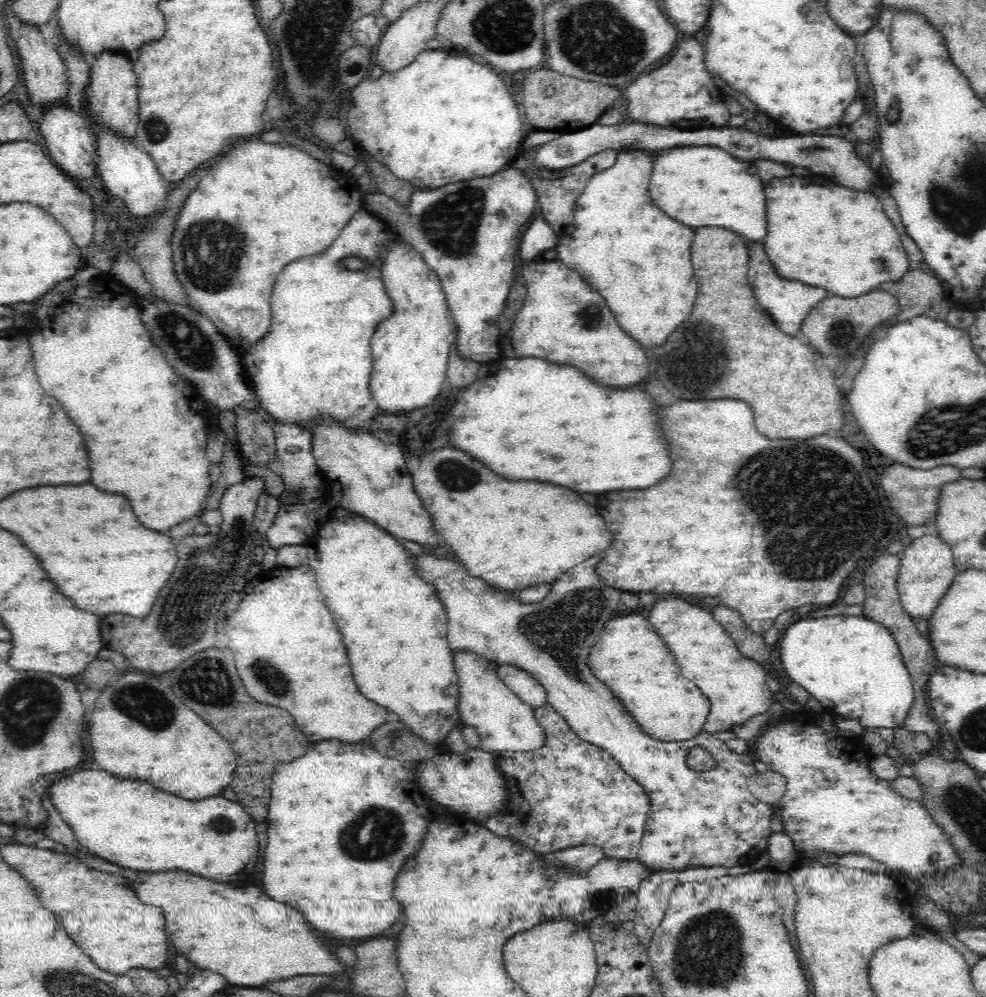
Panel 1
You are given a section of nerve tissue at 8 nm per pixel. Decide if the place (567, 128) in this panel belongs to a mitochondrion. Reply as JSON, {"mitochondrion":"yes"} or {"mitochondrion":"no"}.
{"mitochondrion":"no"}

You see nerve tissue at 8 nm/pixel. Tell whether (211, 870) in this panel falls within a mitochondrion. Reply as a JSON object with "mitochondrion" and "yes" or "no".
{"mitochondrion":"no"}

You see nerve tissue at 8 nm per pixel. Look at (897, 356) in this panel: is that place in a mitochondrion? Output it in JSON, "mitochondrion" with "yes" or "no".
{"mitochondrion":"no"}

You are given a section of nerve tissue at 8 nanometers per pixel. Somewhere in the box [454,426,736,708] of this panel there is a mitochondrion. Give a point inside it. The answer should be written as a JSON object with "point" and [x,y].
{"point":[560,630]}

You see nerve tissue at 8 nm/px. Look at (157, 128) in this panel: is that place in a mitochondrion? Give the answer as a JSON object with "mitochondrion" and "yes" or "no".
{"mitochondrion":"yes"}

